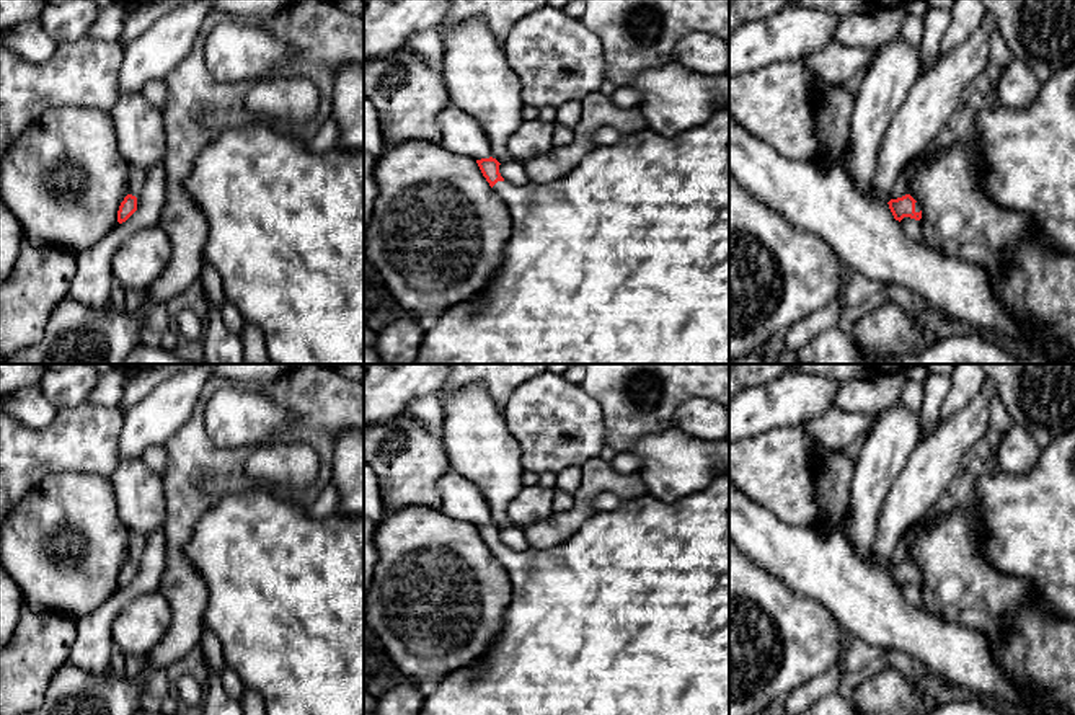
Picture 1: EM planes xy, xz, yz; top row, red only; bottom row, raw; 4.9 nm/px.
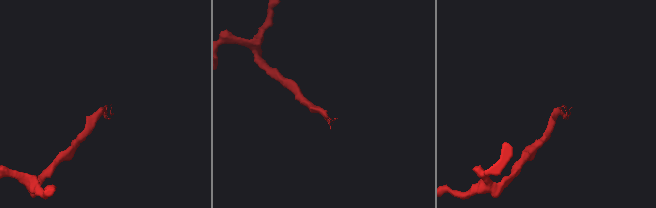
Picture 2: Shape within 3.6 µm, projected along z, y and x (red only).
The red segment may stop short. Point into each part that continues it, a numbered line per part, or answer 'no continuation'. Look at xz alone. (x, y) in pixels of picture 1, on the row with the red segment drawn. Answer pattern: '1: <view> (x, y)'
1: xz (625, 260)

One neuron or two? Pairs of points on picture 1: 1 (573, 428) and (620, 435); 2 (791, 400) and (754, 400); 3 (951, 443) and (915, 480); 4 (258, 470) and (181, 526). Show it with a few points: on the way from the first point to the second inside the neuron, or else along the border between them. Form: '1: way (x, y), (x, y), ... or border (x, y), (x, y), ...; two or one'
1: border (589, 397), (601, 408), (602, 439), (606, 443); two
2: way (782, 402), (772, 410), (764, 407); one
3: way (942, 452), (925, 470); one
4: border (256, 448), (245, 464), (245, 474), (253, 484); two

